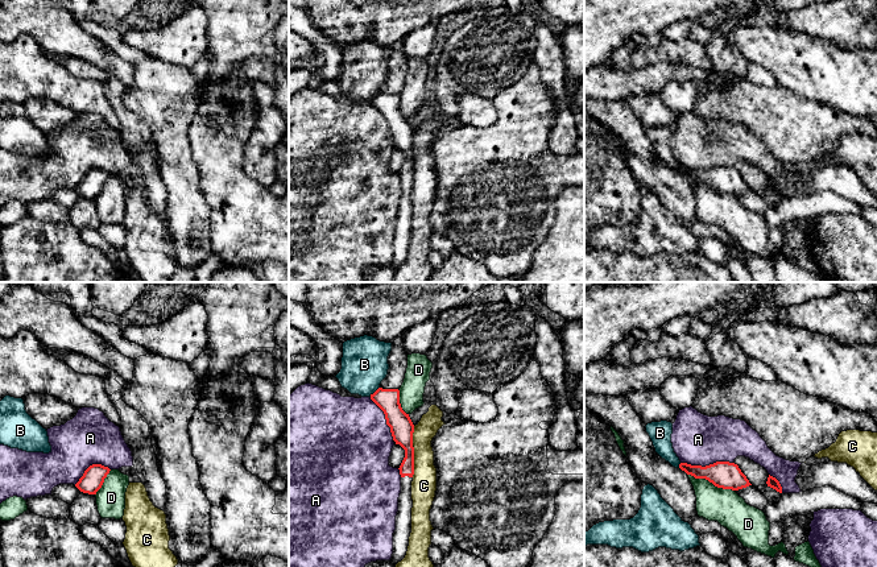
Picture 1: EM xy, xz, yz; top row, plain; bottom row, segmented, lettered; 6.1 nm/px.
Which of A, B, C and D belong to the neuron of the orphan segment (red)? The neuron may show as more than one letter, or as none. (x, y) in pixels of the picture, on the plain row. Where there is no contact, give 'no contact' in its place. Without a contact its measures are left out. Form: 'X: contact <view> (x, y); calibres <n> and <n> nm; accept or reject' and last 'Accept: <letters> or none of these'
A: contact yz (707, 170); calibres 170 and 320 nm; reject
B: contact xz (375, 96); calibres 140 and 280 nm; reject
C: contact xz (413, 156); calibres 140 and 160 nm; reject
D: contact yz (711, 186); calibres 170 and 200 nm; reject
Accept: none of these

